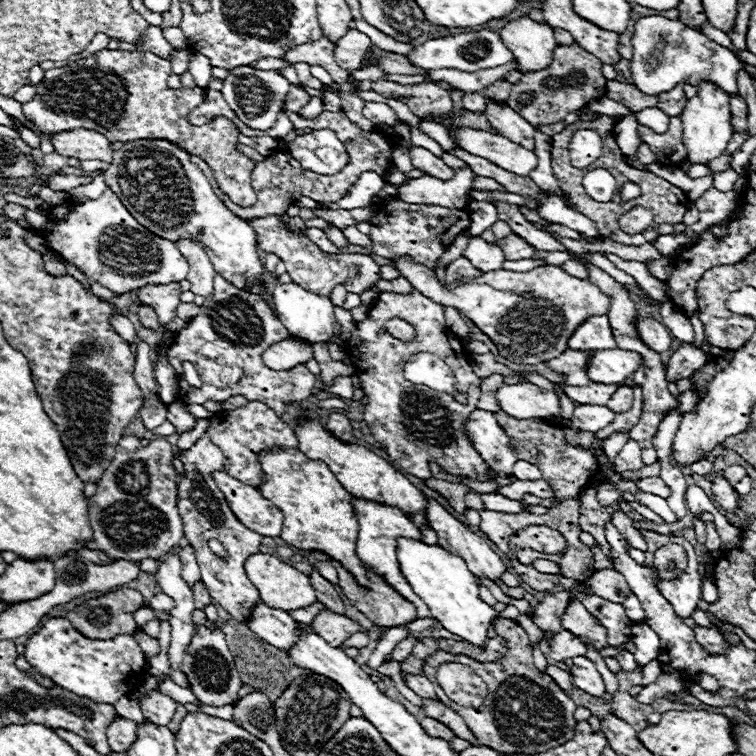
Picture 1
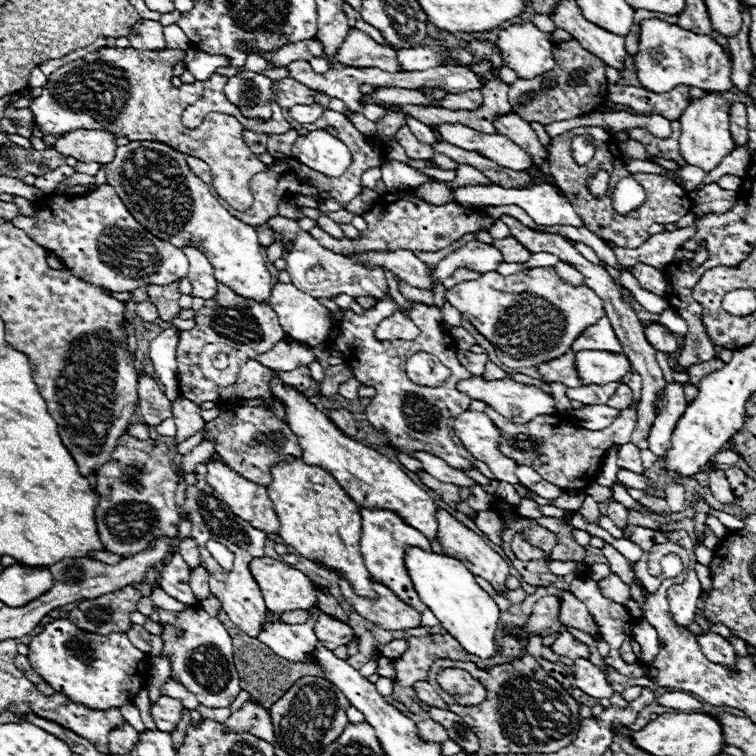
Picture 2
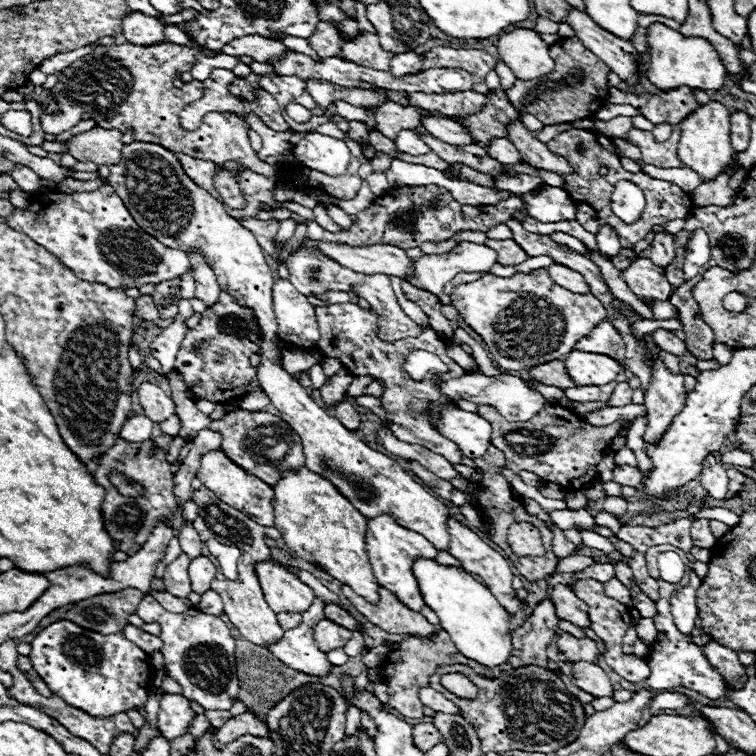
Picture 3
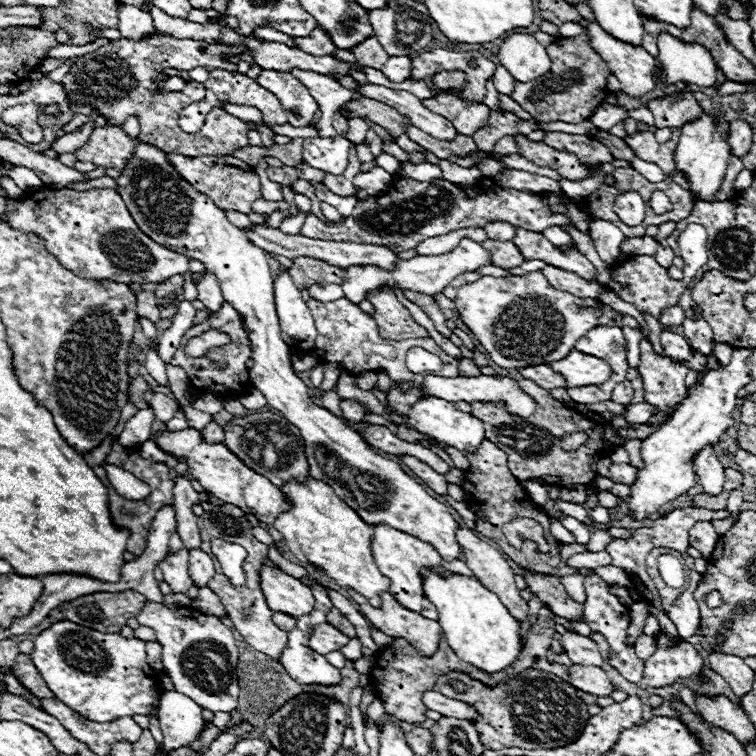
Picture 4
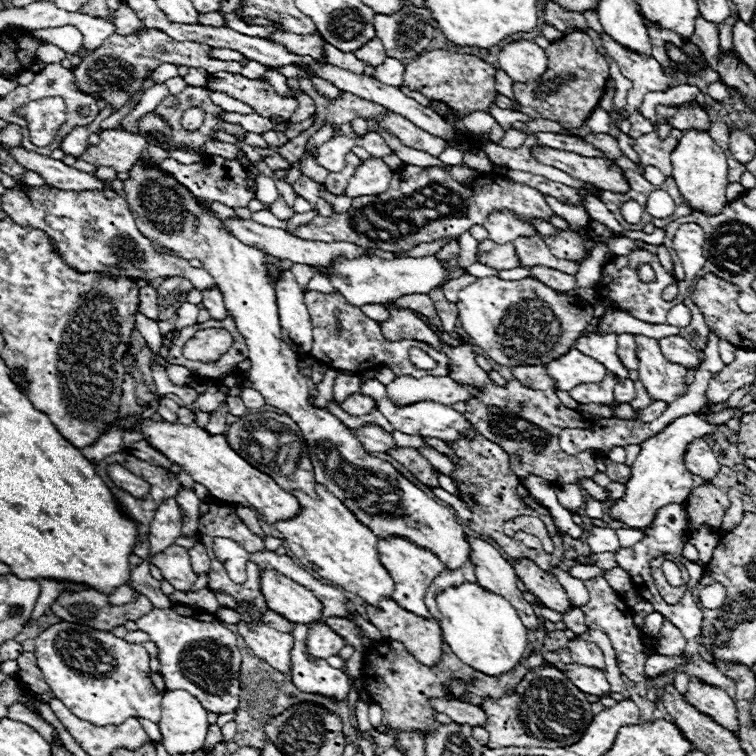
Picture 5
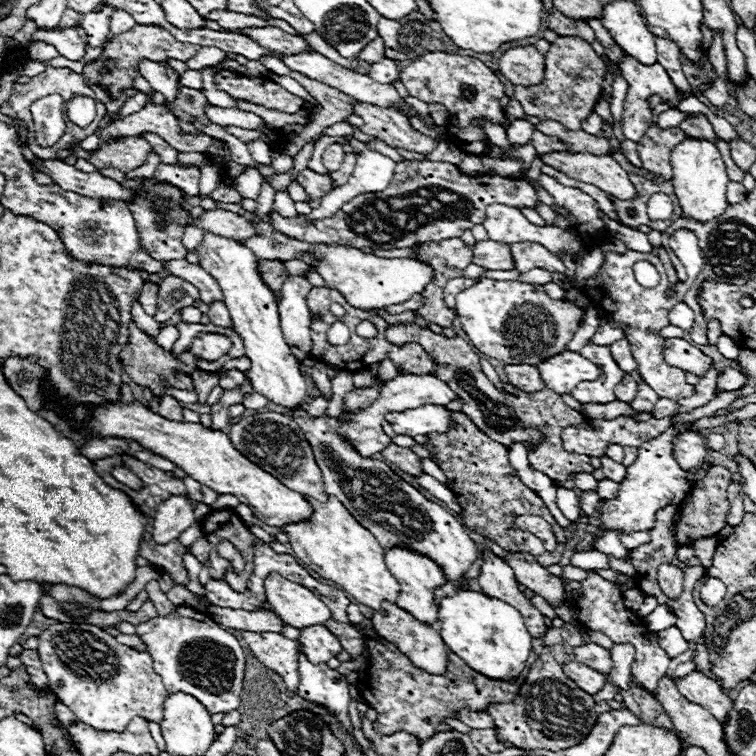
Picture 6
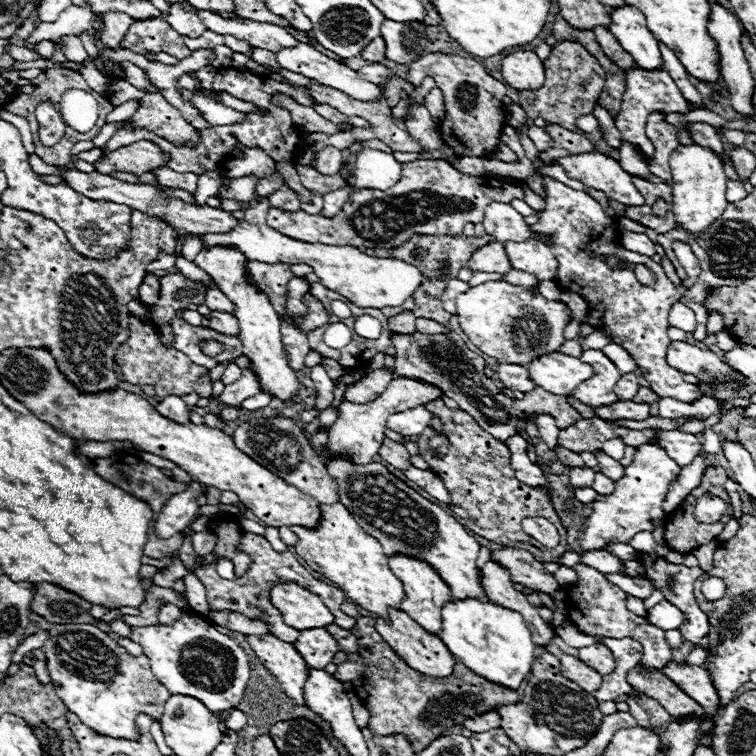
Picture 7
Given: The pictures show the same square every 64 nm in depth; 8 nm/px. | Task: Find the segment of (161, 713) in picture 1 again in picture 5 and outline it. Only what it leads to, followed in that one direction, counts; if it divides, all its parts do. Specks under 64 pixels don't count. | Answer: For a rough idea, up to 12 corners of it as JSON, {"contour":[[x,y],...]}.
{"contour":[[194,696],[162,698],[158,726],[168,754],[204,750],[210,722]]}

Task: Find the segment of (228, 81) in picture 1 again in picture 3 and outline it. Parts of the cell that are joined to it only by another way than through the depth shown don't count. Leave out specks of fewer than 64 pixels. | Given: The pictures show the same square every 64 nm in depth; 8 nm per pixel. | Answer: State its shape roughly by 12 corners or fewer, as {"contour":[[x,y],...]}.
{"contour":[[258,76],[238,78],[230,92],[240,98],[250,98],[258,86]]}

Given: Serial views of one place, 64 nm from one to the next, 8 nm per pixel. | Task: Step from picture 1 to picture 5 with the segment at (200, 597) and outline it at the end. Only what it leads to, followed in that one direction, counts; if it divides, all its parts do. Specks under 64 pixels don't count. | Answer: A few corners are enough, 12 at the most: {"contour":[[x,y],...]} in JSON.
{"contour":[[202,542],[190,548],[196,574],[210,572],[210,558]]}

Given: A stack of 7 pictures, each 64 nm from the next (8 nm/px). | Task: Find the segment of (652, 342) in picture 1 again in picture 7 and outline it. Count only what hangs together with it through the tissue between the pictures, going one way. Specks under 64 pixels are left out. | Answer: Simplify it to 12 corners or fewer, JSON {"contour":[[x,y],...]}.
{"contour":[[672,342],[666,360],[684,374],[738,390],[748,382],[718,354]]}

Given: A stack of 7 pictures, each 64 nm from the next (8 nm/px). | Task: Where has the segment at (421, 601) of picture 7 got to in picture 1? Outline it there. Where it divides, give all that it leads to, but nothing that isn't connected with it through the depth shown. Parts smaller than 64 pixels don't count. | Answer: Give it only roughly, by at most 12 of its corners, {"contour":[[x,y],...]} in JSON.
{"contour":[[352,498],[360,526],[356,552],[418,618],[430,610],[404,580],[398,538],[422,532],[398,508]]}

